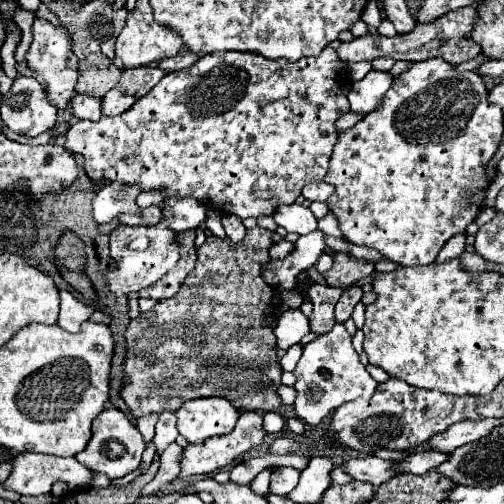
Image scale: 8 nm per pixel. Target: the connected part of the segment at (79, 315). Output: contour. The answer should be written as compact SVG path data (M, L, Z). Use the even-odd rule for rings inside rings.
M61 290L61 310L57 324L65 328L67 332L77 332L81 322L85 322L93 314L93 308L83 304L79 298L75 298L71 292Z

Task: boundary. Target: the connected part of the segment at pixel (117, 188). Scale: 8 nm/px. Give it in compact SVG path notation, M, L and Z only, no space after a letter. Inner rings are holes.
M111 182L99 190L93 200L93 218L97 224L107 224L121 214L139 214L137 196L141 188L125 182Z

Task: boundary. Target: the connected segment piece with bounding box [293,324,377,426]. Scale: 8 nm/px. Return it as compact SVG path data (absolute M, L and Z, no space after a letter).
M335 324L331 332L319 336L317 340L305 344L303 356L293 370L297 376L295 390L297 390L297 400L295 400L295 410L297 416L307 422L307 424L319 424L323 418L327 418L337 406L355 400L355 398L371 398L377 382L369 376L365 366L359 362L359 354L353 348L351 334L343 332L343 324Z

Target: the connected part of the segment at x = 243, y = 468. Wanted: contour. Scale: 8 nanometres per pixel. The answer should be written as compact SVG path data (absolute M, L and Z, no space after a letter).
M268 454L263 457L253 457L237 464L231 471L230 480L238 485L249 485L250 482L268 467L293 467L304 470L309 464L305 456L275 456Z

